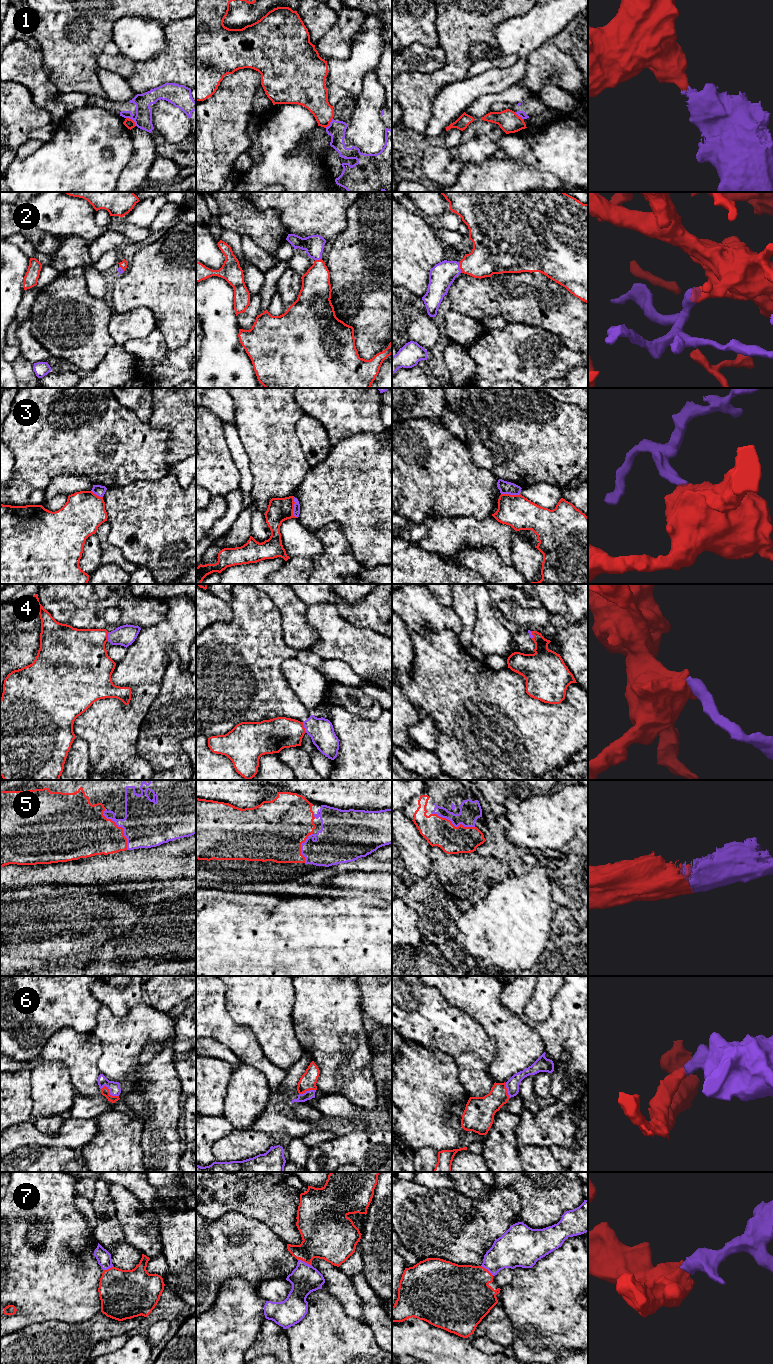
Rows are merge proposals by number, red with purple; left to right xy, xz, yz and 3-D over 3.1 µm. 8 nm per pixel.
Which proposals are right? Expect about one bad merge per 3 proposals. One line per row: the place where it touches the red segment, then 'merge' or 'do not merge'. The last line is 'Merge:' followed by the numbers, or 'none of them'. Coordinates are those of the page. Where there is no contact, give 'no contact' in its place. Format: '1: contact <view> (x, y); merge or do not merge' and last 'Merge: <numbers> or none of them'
1: contact xy (132, 120); do not merge
2: contact yz (460, 267); merge
3: contact xz (293, 508); do not merge
4: contact xz (303, 727); do not merge
5: contact xy (120, 827); merge
6: contact xy (109, 1092); merge
7: contact xz (305, 1262); merge
Merge: 2, 5, 6, 7

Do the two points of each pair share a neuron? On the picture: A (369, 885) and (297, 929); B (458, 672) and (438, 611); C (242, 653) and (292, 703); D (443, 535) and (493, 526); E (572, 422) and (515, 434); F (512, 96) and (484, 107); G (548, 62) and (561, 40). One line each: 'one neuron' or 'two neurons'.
A: two neurons
B: two neurons
C: one neuron
D: one neuron
E: one neuron
F: one neuron
G: two neurons

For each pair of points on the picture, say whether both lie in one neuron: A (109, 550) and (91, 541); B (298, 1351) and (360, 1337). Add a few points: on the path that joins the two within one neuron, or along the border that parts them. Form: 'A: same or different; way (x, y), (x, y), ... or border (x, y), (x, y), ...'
A: different; border (95, 533), (101, 549), (101, 561), (103, 563)
B: same; way (313, 1351), (343, 1351), (345, 1349)

